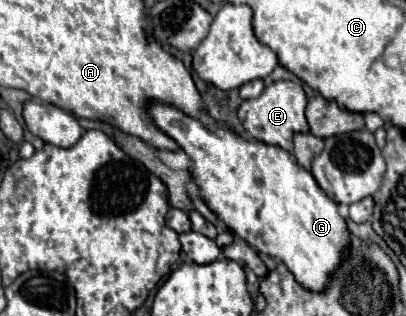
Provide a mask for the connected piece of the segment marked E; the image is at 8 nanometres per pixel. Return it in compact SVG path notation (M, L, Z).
M279 80L279 82L273 82L271 86L267 86L259 98L245 100L239 106L239 120L251 138L291 152L293 134L309 130L309 124L305 118L305 108L307 108L307 96L305 96L303 86L295 84L291 80Z

